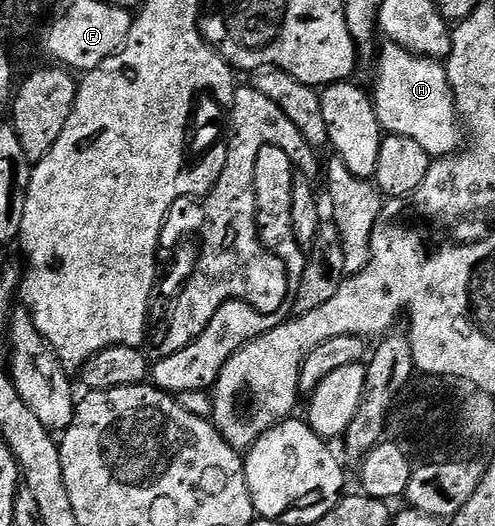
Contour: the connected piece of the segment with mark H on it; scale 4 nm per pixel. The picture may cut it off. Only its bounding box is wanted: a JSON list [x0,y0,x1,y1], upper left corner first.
[371,44,463,159]

